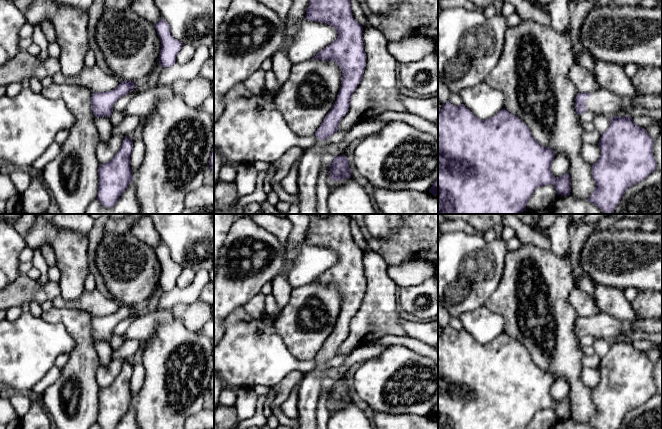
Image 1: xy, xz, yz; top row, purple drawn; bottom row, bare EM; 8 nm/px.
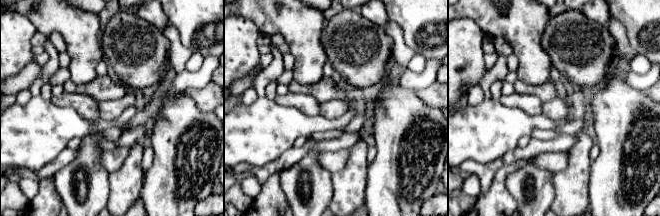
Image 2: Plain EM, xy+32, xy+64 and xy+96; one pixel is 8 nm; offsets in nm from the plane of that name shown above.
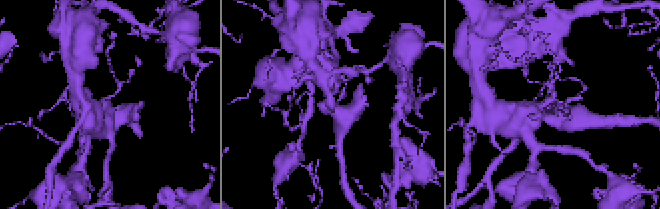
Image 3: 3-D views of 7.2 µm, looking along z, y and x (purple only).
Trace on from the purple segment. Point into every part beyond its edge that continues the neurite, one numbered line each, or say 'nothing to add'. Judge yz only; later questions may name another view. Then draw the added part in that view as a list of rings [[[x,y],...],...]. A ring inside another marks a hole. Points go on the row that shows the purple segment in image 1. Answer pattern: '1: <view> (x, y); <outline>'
1: yz (601, 102); [[[599,89],[591,92],[585,101],[586,111],[594,115],[604,115],[608,117],[630,117],[626,109],[629,107],[644,108],[648,110],[662,108],[662,94],[649,95],[638,94],[634,97],[620,97],[612,94],[606,89]]]

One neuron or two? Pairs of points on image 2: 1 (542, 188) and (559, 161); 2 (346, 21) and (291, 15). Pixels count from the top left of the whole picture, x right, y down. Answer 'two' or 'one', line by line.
1: two
2: two

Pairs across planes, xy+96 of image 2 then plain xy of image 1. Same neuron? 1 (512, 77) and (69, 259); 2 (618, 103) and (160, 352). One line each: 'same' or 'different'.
1: different
2: same

